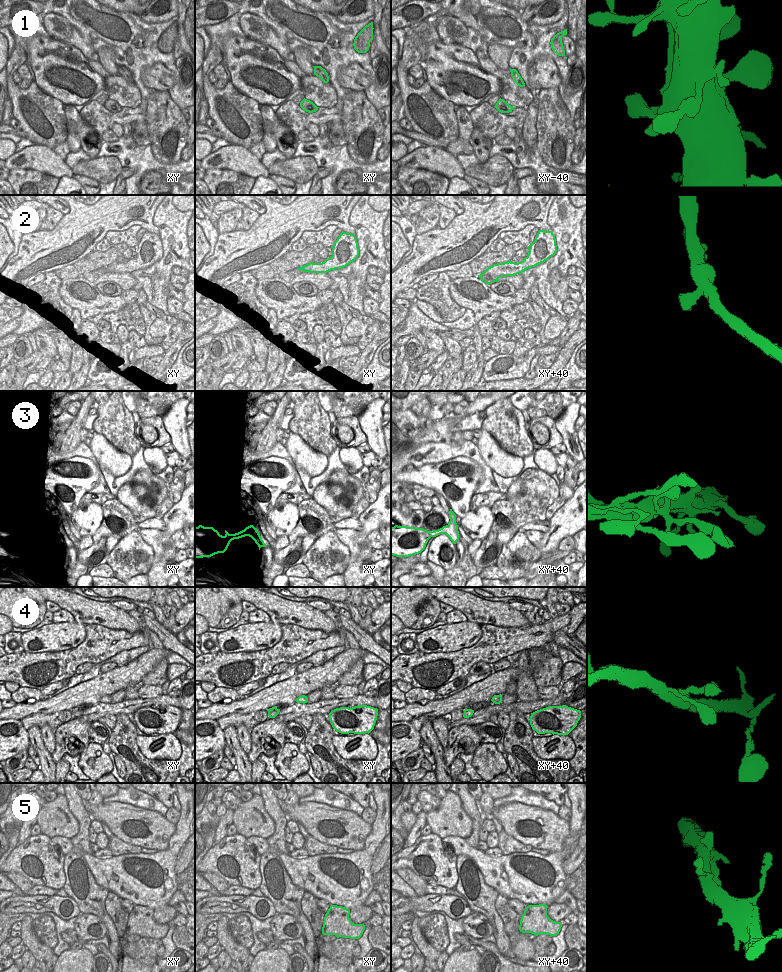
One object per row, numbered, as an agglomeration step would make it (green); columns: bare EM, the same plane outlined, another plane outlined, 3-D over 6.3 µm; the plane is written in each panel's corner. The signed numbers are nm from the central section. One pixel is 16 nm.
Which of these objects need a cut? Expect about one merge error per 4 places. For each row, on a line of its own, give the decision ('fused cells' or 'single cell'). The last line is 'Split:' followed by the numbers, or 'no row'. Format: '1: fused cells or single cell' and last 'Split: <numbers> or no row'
1: single cell
2: single cell
3: single cell
4: single cell
5: single cell
Split: no row

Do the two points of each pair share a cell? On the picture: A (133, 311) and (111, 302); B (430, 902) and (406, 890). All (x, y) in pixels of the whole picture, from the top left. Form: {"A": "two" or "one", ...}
{"A": "two", "B": "two"}

